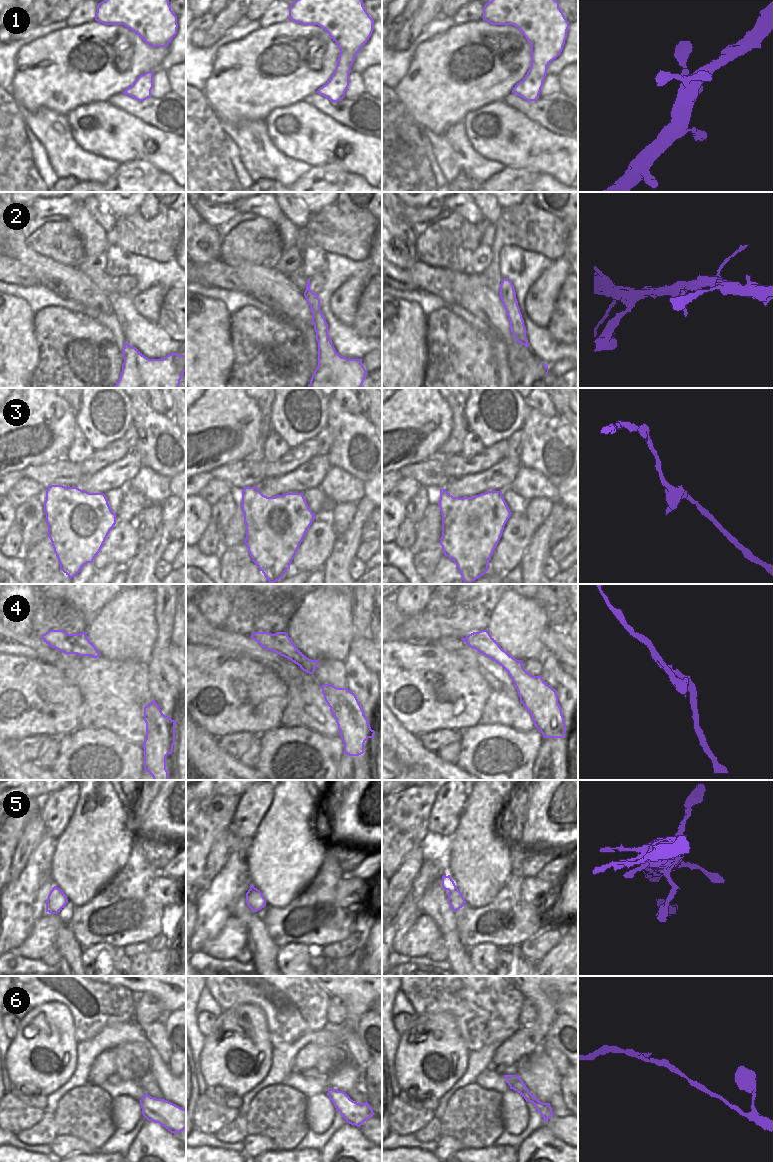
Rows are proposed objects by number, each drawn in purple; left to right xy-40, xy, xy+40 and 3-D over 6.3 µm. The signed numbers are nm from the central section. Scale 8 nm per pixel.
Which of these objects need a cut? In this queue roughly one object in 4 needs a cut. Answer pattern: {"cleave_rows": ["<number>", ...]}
{"cleave_rows": []}

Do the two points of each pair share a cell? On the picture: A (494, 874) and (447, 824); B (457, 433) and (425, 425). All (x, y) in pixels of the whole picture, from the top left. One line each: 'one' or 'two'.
A: two
B: two

